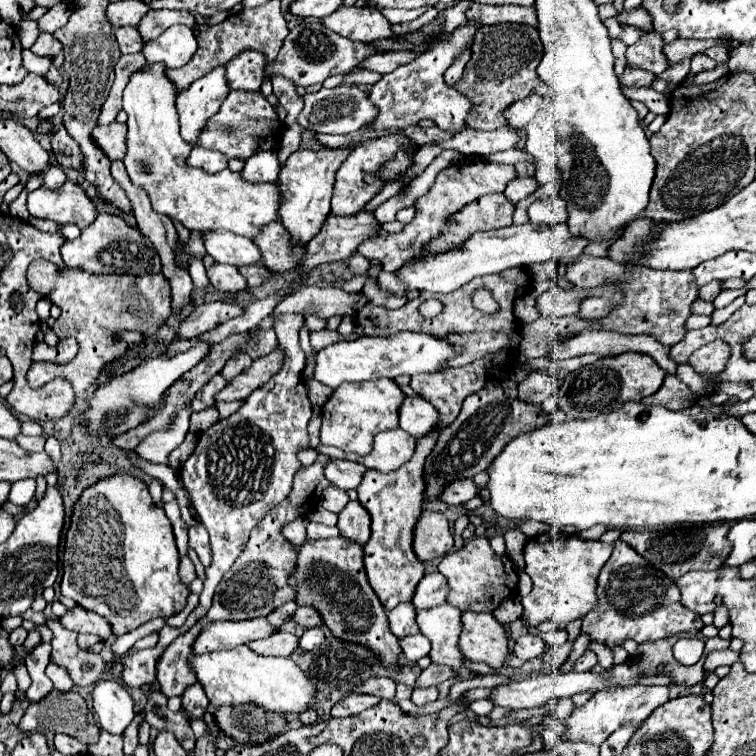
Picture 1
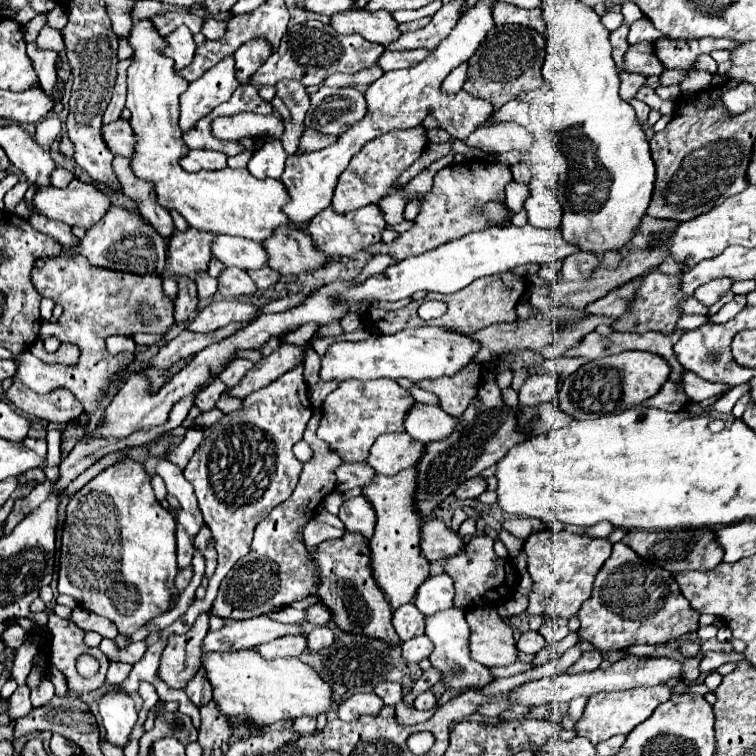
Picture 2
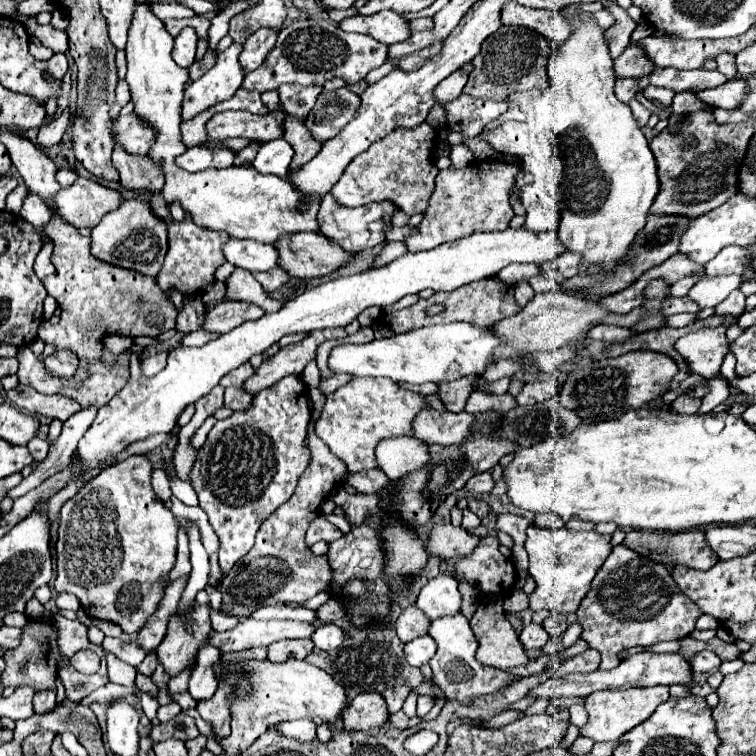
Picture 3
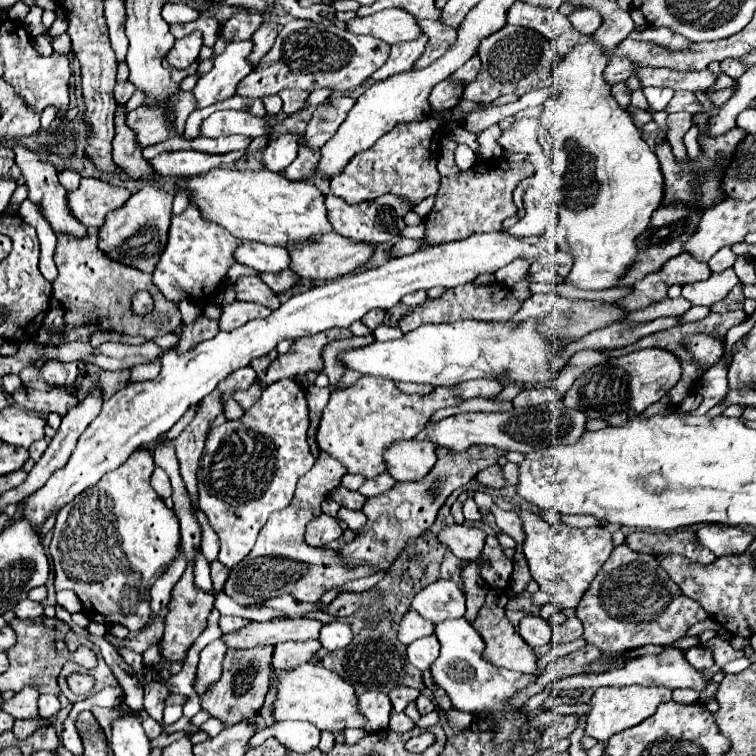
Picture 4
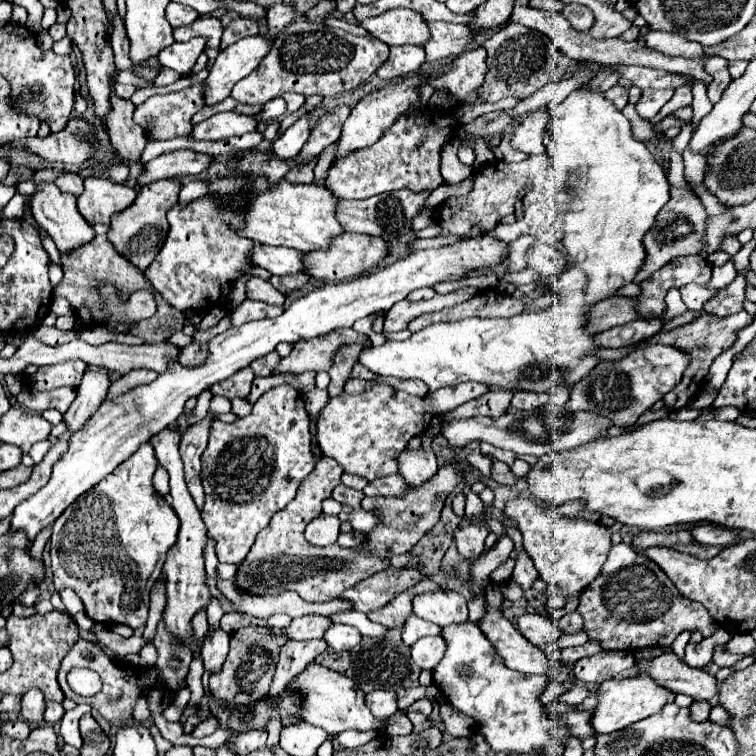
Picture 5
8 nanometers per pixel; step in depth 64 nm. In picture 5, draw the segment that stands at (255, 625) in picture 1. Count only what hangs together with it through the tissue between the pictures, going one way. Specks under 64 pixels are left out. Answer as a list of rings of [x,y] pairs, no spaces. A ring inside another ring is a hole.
[[[308,614],[302,618],[294,618],[286,630],[272,628],[274,634],[286,634],[292,640],[312,640],[312,638],[322,638],[324,632],[332,626],[334,622],[328,616],[320,614]]]

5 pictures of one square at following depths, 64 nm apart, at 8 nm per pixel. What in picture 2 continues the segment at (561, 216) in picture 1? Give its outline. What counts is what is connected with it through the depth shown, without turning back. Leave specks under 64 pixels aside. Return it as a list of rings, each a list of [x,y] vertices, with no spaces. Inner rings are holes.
[[[540,190],[538,198],[526,198],[528,224],[534,228],[556,228],[562,222],[562,206],[550,190]]]

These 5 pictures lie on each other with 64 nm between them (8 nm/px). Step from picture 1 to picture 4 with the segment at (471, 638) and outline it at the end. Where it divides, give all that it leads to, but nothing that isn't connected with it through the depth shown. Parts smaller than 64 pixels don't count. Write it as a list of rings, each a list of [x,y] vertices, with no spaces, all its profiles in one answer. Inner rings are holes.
[[[490,588],[488,596],[486,596],[486,602],[484,602],[484,606],[478,612],[478,618],[472,622],[472,626],[478,630],[478,634],[486,642],[484,658],[490,660],[496,666],[502,666],[502,668],[508,668],[508,670],[534,674],[536,668],[538,668],[538,658],[536,658],[534,650],[528,648],[528,644],[524,644],[524,640],[518,636],[518,632],[514,630],[510,620],[506,620],[506,616],[504,616],[506,602],[508,602],[508,596],[504,592],[496,592],[496,590]]]

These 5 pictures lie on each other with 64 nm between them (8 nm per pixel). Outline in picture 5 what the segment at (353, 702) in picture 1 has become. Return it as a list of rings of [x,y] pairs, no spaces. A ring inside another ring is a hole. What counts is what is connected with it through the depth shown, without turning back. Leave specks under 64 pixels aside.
[[[376,690],[376,692],[370,692],[366,696],[366,702],[368,702],[368,708],[372,710],[372,714],[376,718],[380,718],[380,720],[398,712],[398,696],[396,696],[396,692]]]

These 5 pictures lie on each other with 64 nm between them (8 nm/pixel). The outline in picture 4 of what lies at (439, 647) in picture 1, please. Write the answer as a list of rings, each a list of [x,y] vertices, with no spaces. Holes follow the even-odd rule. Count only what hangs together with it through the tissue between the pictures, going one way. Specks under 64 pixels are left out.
[[[466,618],[444,620],[444,622],[436,624],[434,634],[442,644],[440,656],[436,658],[436,662],[430,668],[434,682],[442,690],[446,690],[448,698],[452,700],[452,704],[458,710],[474,714],[474,716],[486,714],[484,718],[496,724],[490,728],[494,744],[534,742],[544,734],[544,728],[530,728],[532,718],[528,716],[524,706],[508,710],[510,700],[520,690],[524,690],[536,682],[536,678],[538,678],[536,674],[520,674],[520,672],[512,672],[512,670],[504,670],[504,668],[496,668],[494,664],[488,664],[488,660],[484,660],[484,656],[482,656],[484,640],[480,640],[480,634],[472,628],[472,624]]]

